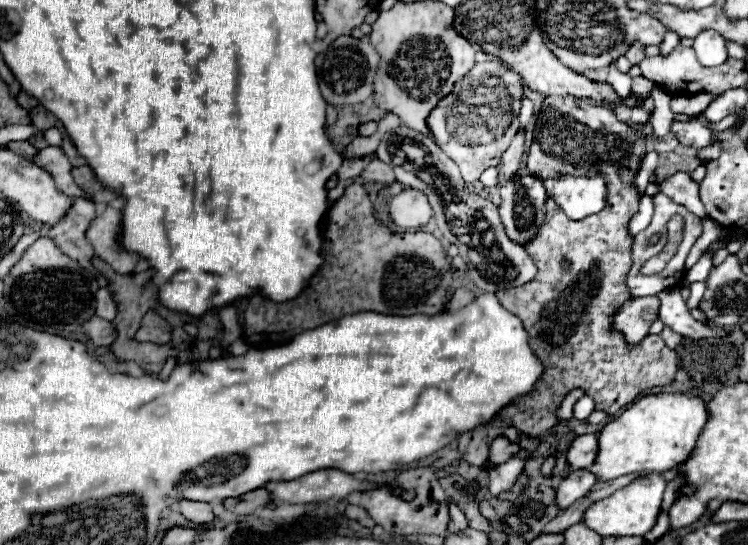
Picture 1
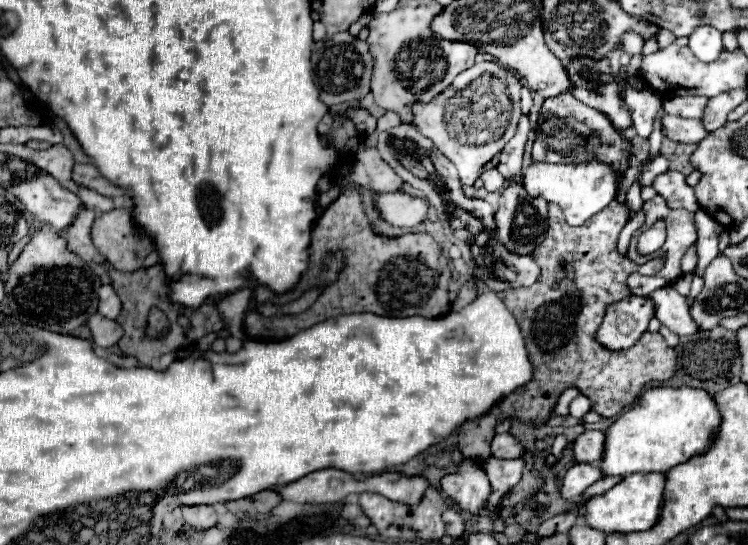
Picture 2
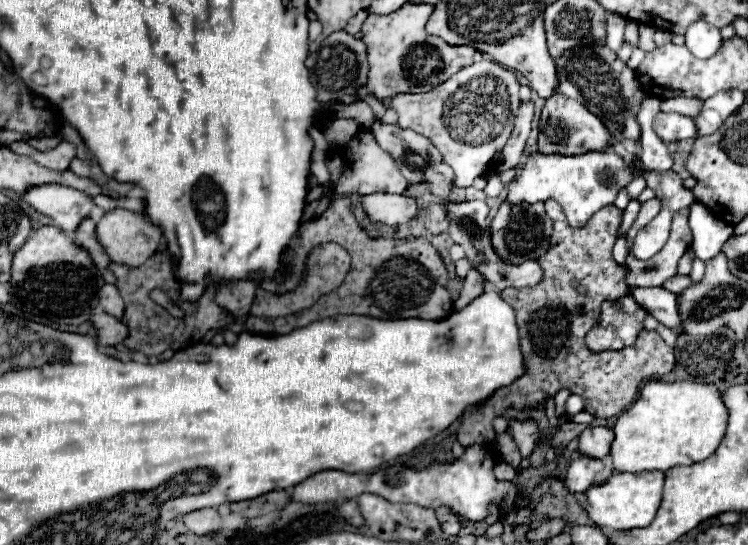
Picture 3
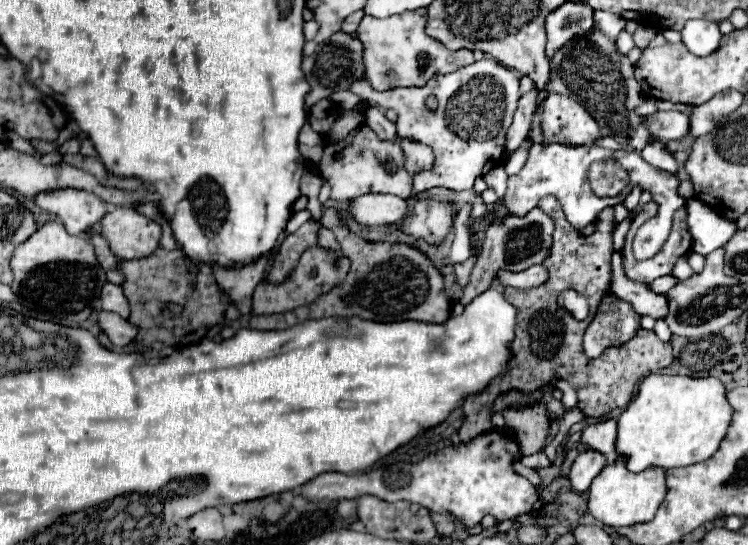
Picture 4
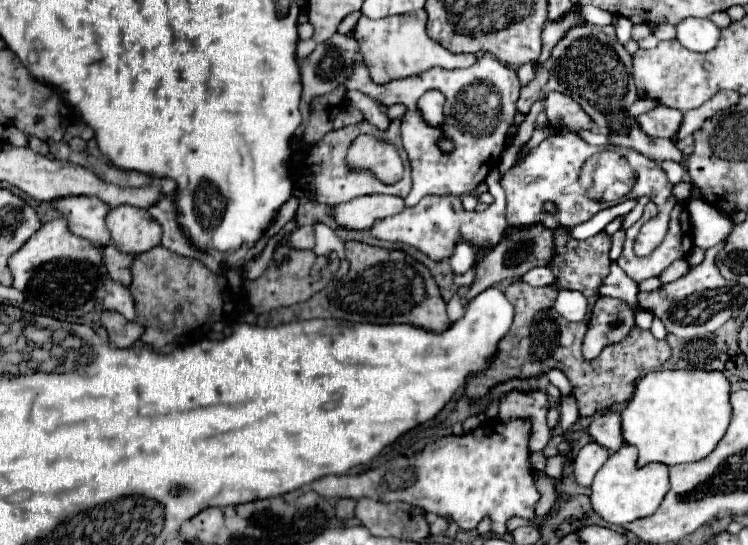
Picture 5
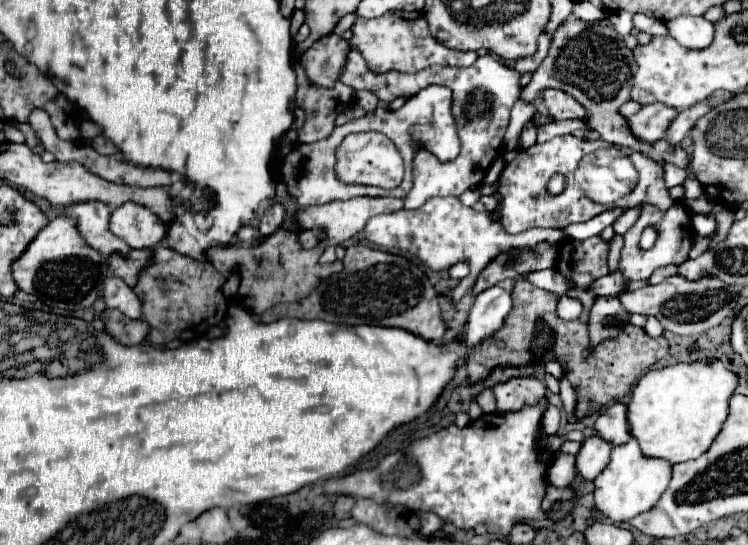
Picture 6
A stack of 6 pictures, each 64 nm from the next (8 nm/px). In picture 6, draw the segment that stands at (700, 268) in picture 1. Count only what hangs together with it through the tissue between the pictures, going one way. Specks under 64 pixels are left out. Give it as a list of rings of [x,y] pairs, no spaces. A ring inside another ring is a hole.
[[[708,212],[708,214],[694,214],[690,218],[690,222],[692,222],[692,228],[694,228],[694,232],[698,236],[702,236],[702,238],[716,236],[716,218],[714,218],[712,212]]]

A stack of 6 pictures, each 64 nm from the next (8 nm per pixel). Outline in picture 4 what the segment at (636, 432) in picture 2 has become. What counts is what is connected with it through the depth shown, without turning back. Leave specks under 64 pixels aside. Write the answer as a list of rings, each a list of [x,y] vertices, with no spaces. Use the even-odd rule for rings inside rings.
[[[650,374],[640,382],[636,398],[618,416],[618,438],[616,420],[606,420],[584,428],[582,444],[606,456],[608,462],[614,462],[616,454],[624,456],[630,472],[642,472],[650,466],[664,470],[680,468],[710,458],[724,440],[730,418],[732,410],[726,402],[726,388],[718,378]]]

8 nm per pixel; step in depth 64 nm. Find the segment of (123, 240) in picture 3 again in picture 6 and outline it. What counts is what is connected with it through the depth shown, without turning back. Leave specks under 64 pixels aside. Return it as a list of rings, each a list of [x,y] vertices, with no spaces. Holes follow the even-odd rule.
[[[126,202],[112,212],[110,230],[134,250],[154,248],[166,234],[160,218],[144,206],[134,206],[134,202]]]

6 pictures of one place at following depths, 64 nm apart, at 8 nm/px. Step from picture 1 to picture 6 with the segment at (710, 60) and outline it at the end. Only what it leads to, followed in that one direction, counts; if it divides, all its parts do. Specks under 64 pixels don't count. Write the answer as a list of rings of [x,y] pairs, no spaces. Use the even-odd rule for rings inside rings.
[[[682,16],[682,18],[674,18],[670,24],[670,36],[690,48],[690,50],[704,50],[712,44],[714,40],[714,24],[708,22],[706,18],[698,16]]]

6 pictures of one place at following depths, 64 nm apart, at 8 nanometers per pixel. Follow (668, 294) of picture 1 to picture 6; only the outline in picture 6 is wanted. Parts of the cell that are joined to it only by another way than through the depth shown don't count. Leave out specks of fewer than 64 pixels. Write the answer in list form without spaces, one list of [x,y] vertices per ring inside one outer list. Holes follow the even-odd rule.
[[[616,270],[604,278],[598,278],[592,284],[592,290],[596,292],[596,296],[618,296],[626,292],[626,280],[622,278],[622,272]]]

